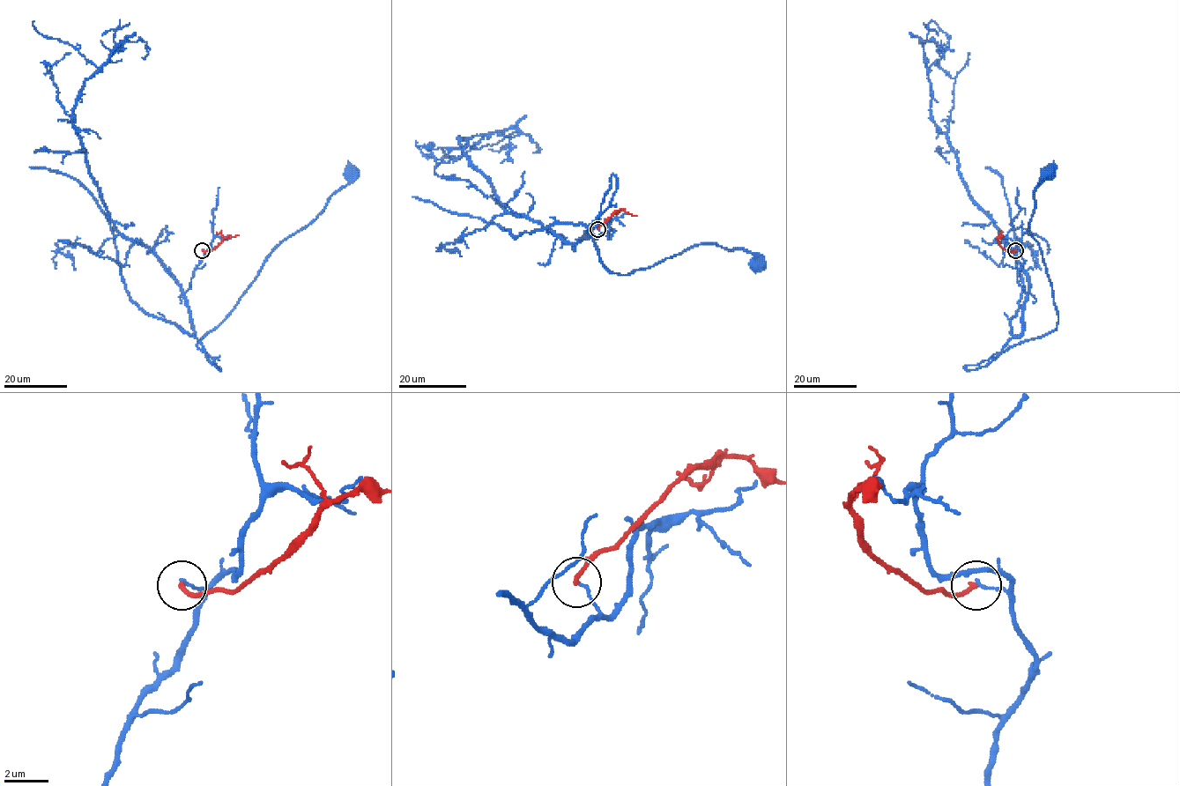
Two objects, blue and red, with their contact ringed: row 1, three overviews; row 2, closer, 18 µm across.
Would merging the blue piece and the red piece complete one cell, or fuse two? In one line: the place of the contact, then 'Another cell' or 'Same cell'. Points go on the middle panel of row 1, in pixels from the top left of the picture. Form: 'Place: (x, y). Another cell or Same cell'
Place: (597, 229). Another cell

